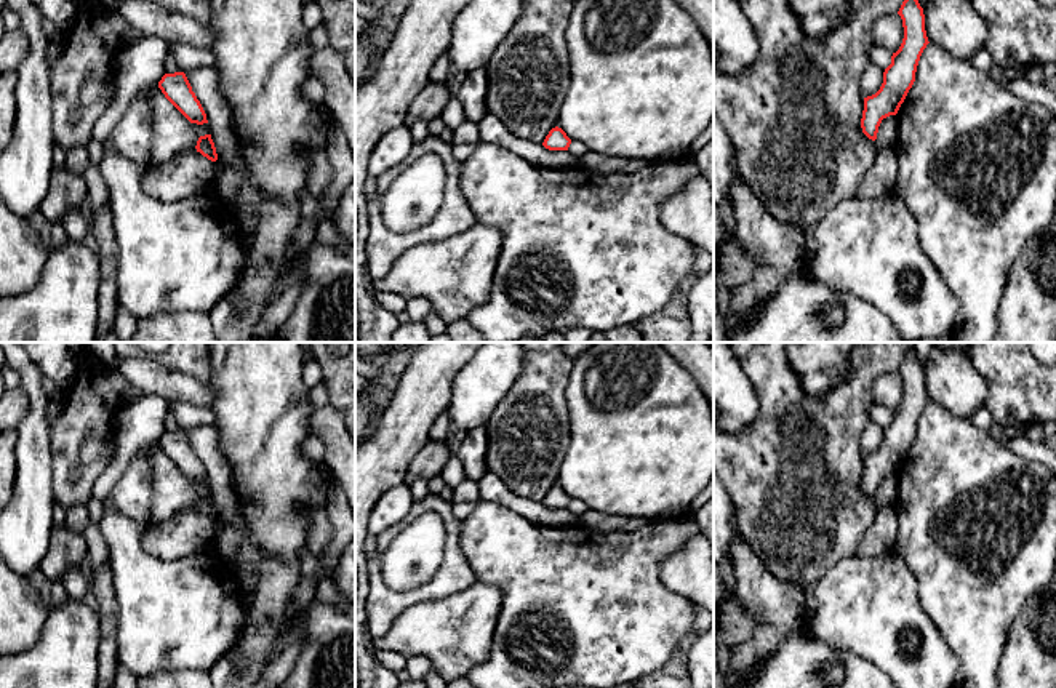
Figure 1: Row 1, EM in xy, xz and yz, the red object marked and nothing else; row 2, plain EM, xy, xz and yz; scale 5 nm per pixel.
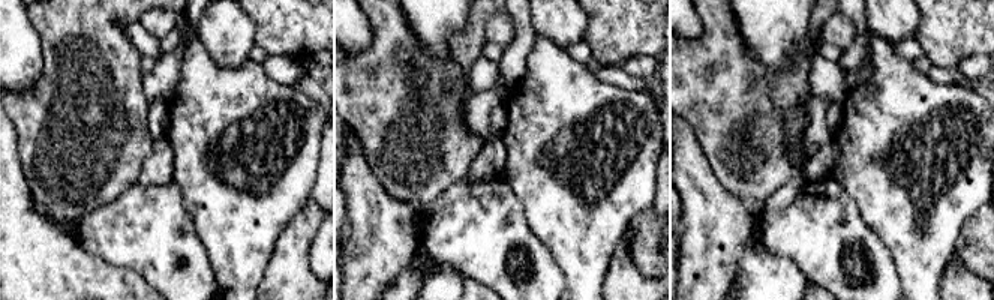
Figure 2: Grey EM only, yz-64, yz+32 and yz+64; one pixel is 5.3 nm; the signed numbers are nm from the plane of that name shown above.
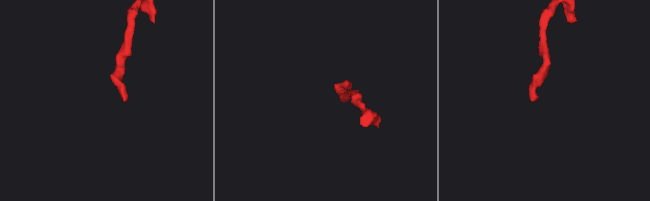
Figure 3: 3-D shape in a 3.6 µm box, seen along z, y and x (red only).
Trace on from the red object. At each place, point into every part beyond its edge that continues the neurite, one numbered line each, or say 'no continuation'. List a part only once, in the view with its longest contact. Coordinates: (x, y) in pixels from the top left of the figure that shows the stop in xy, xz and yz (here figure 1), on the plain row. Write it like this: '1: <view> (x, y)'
no continuation

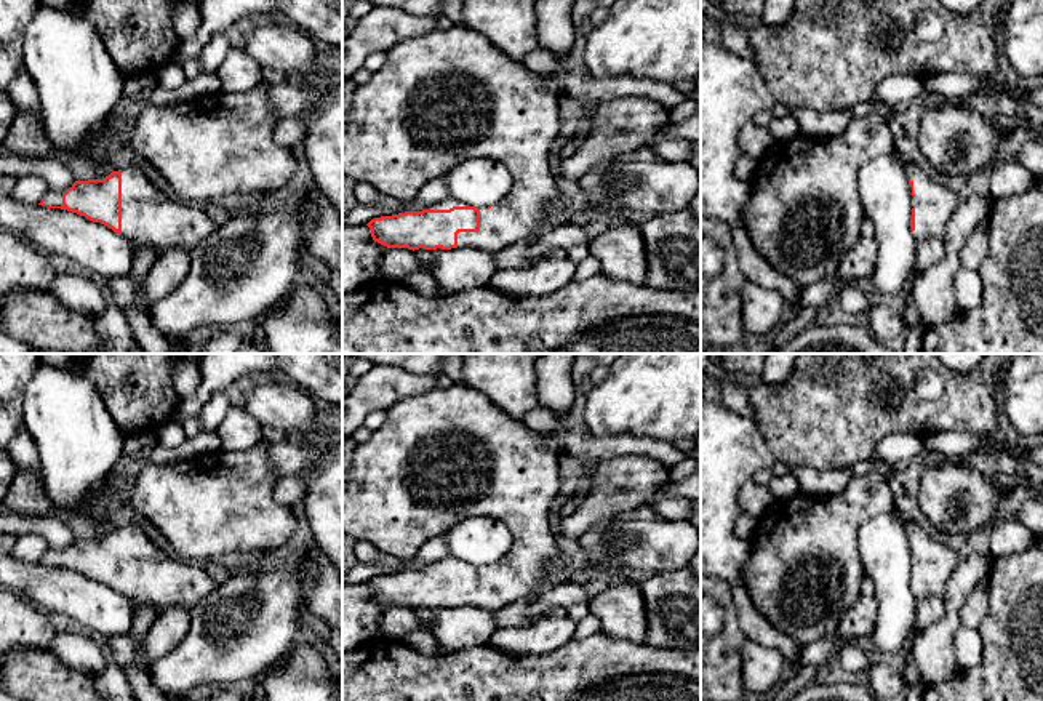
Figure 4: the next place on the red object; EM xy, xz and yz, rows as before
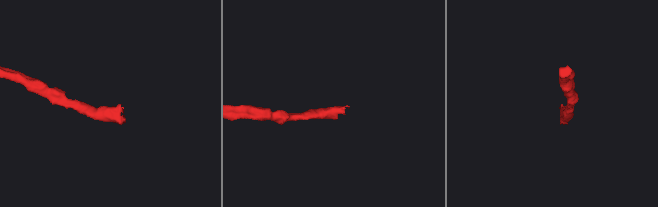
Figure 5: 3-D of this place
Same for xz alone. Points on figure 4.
1: xz (447, 455)

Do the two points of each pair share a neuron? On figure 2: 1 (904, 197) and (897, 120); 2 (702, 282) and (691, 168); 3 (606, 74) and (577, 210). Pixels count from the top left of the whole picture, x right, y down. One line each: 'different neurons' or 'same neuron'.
1: same neuron
2: same neuron
3: different neurons

